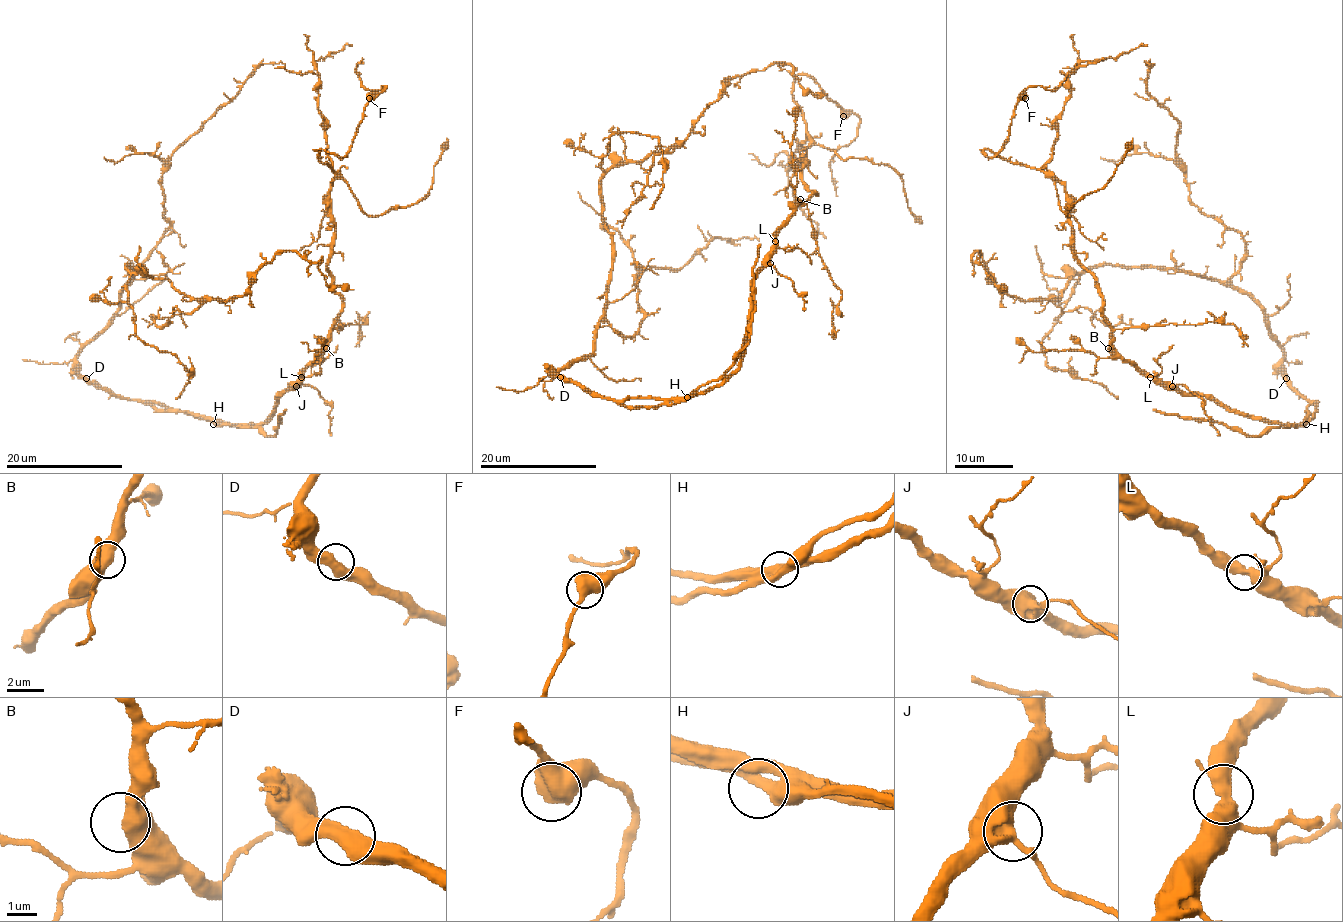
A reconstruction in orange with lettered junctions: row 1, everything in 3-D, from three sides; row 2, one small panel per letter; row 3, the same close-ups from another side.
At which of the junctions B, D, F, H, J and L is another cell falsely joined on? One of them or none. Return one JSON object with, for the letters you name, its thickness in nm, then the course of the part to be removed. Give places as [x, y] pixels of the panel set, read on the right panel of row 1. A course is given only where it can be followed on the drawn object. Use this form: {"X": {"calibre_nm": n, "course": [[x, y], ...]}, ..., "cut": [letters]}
{"cut": []}

